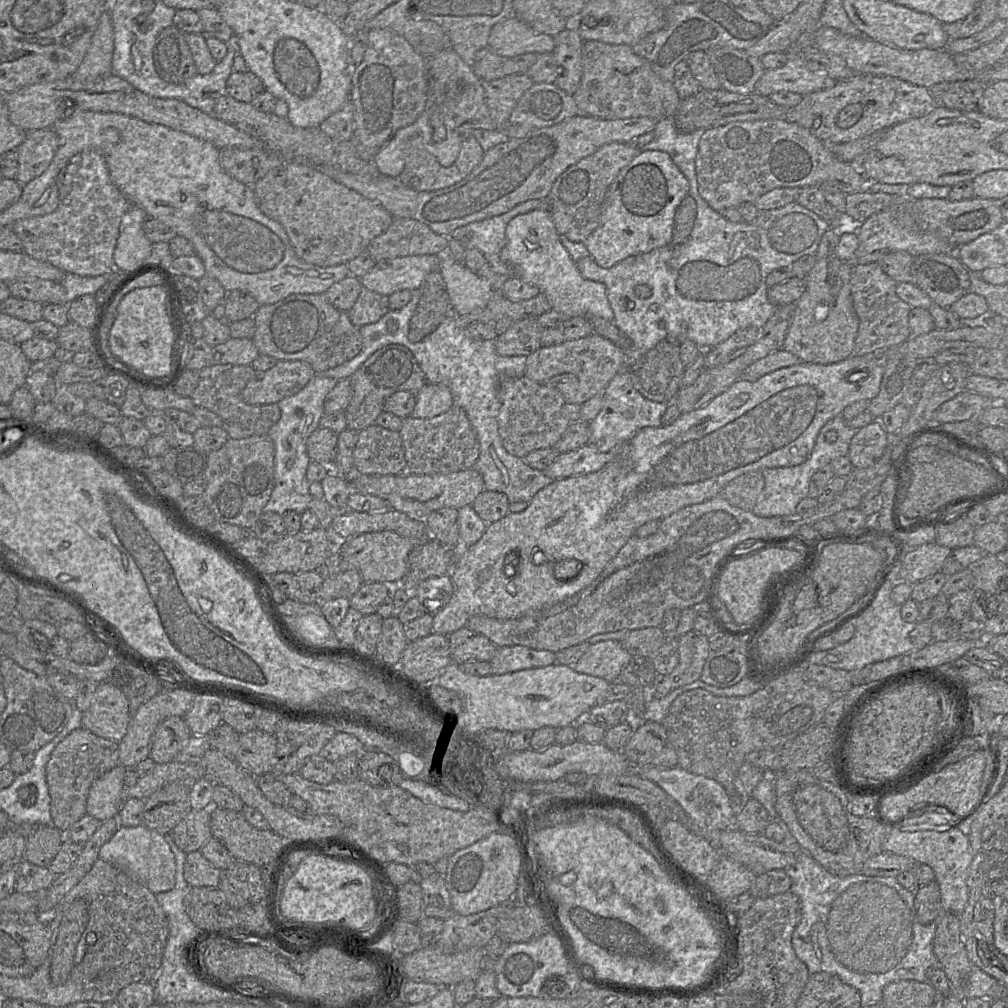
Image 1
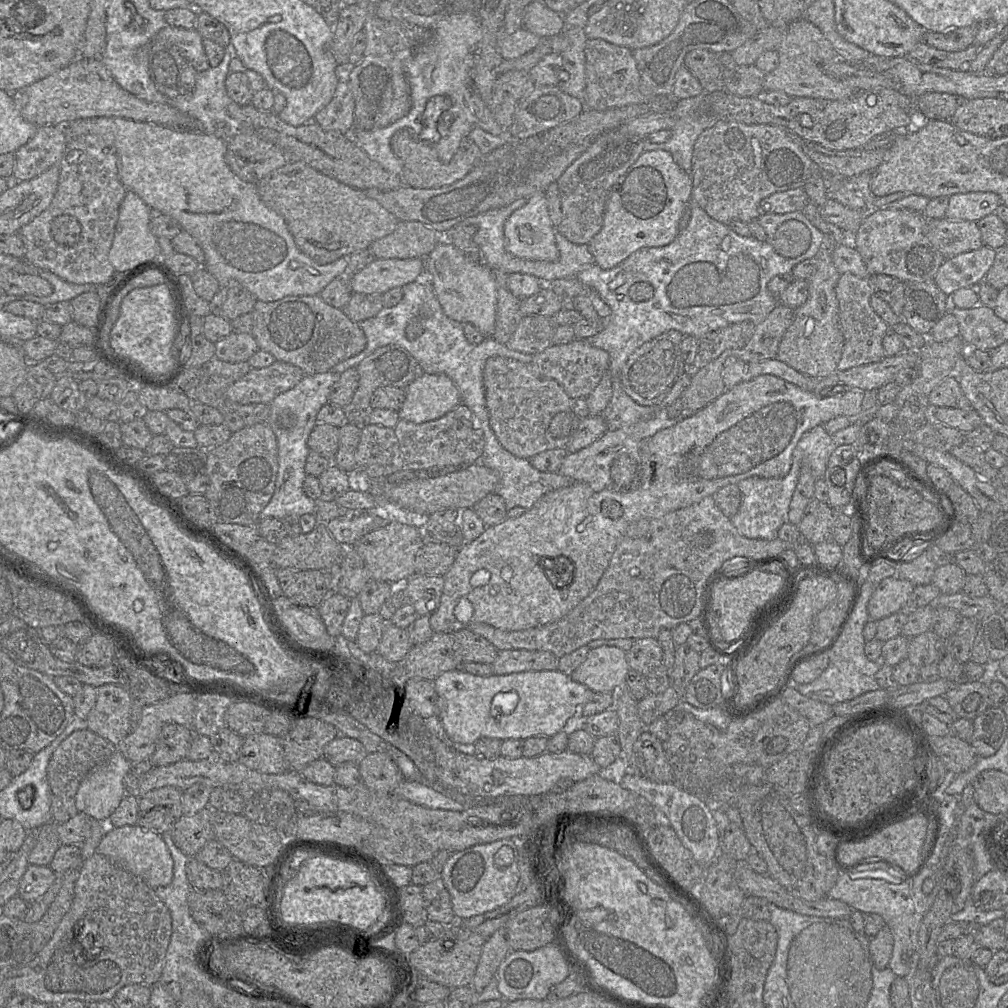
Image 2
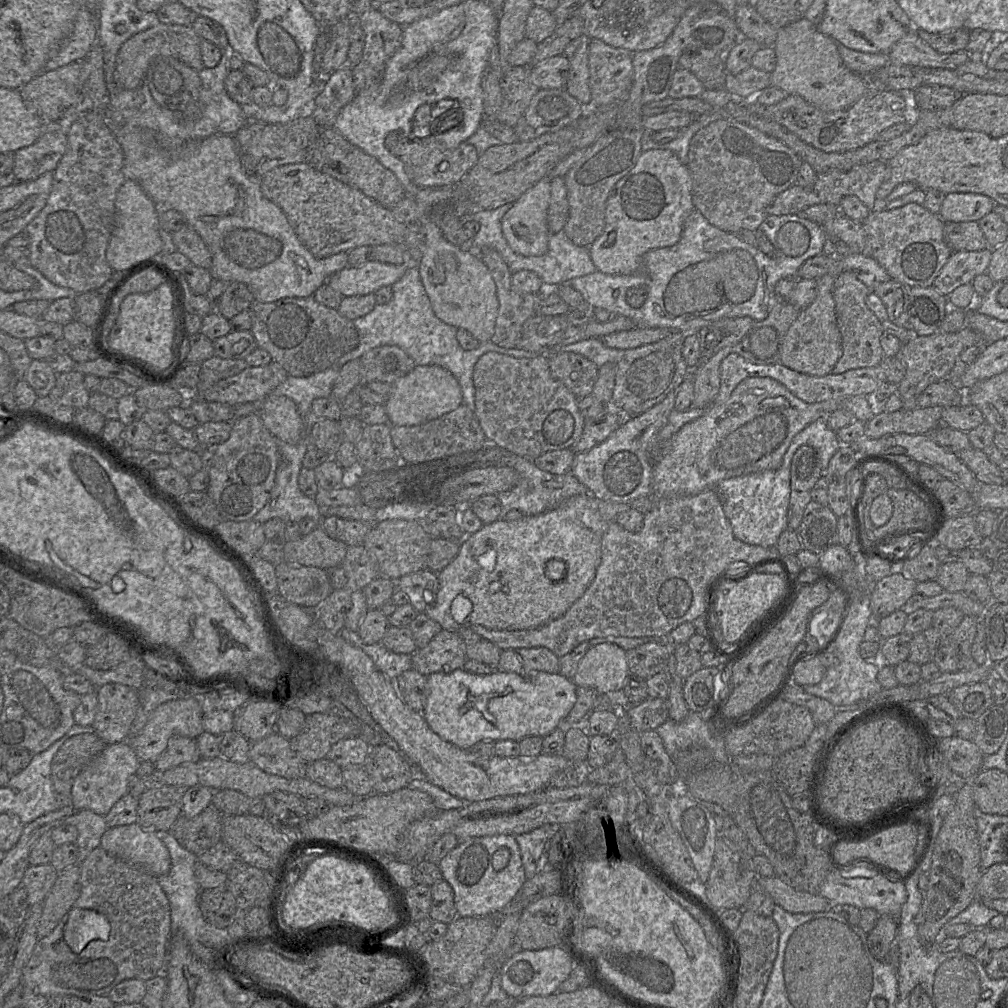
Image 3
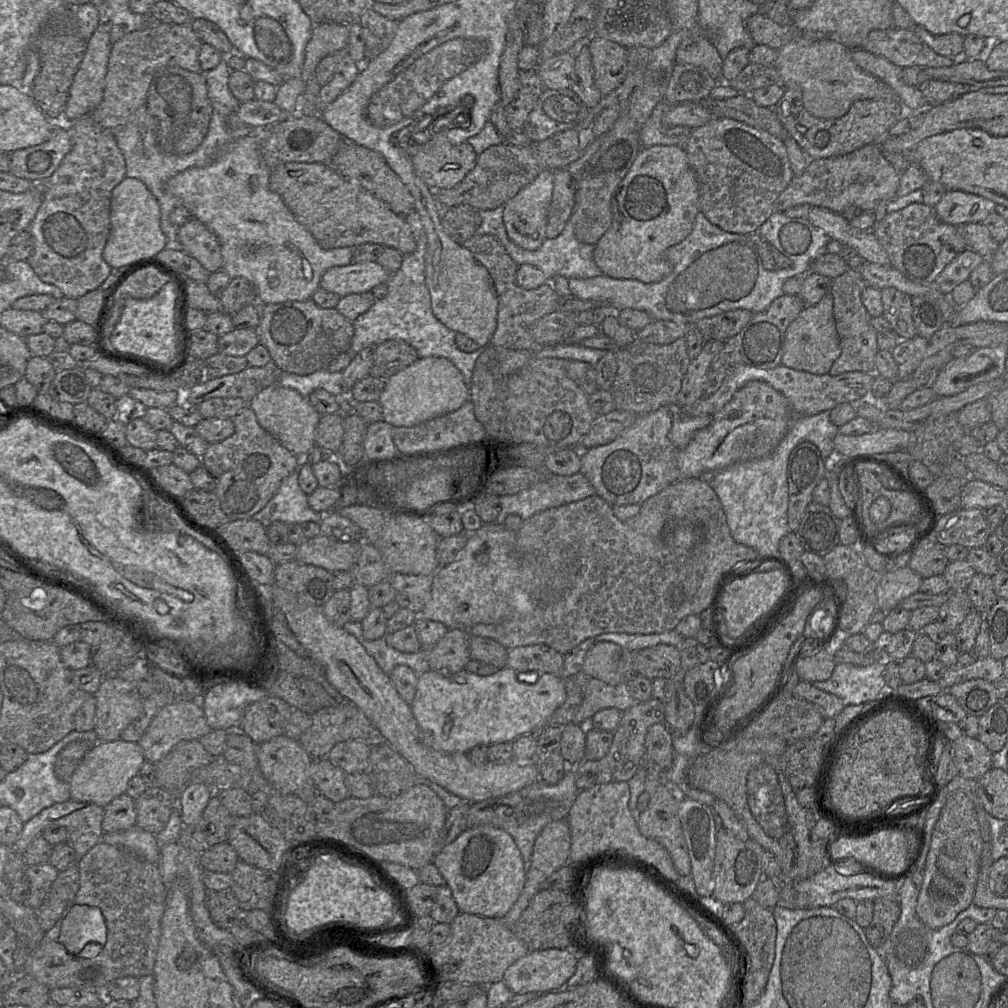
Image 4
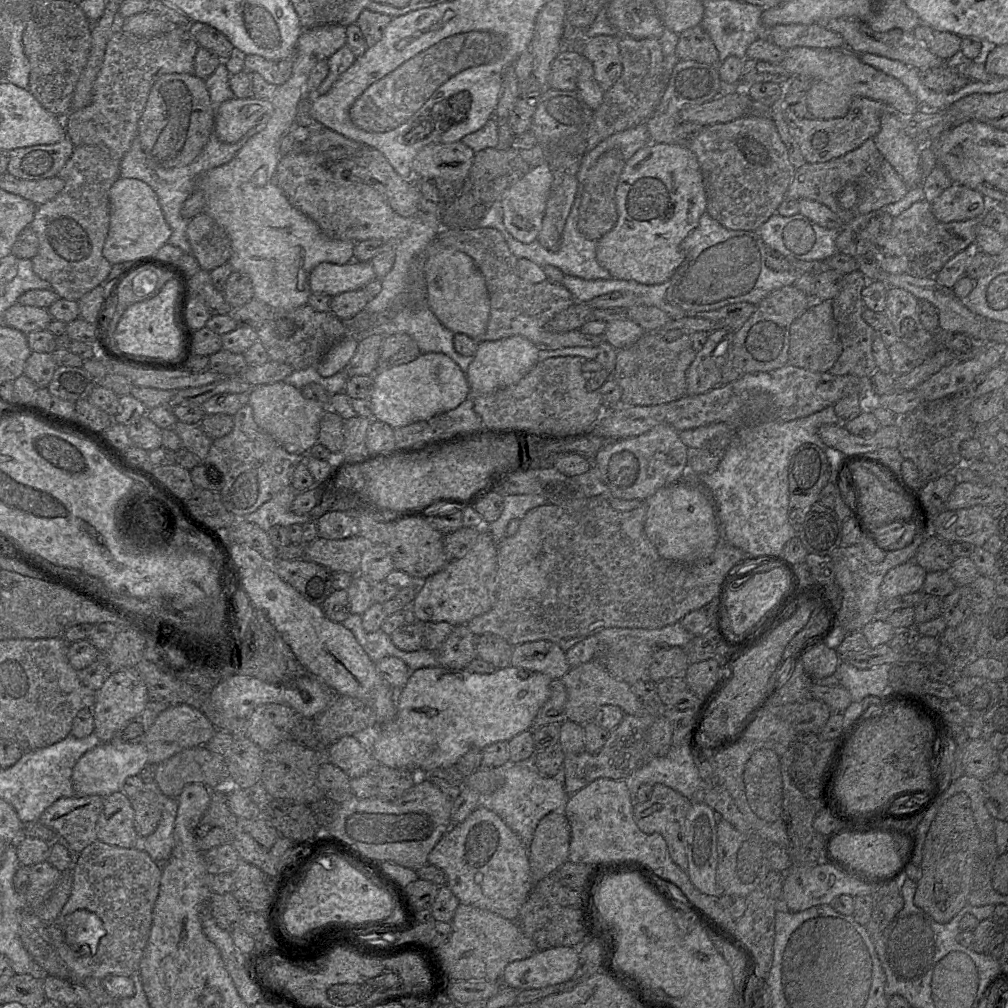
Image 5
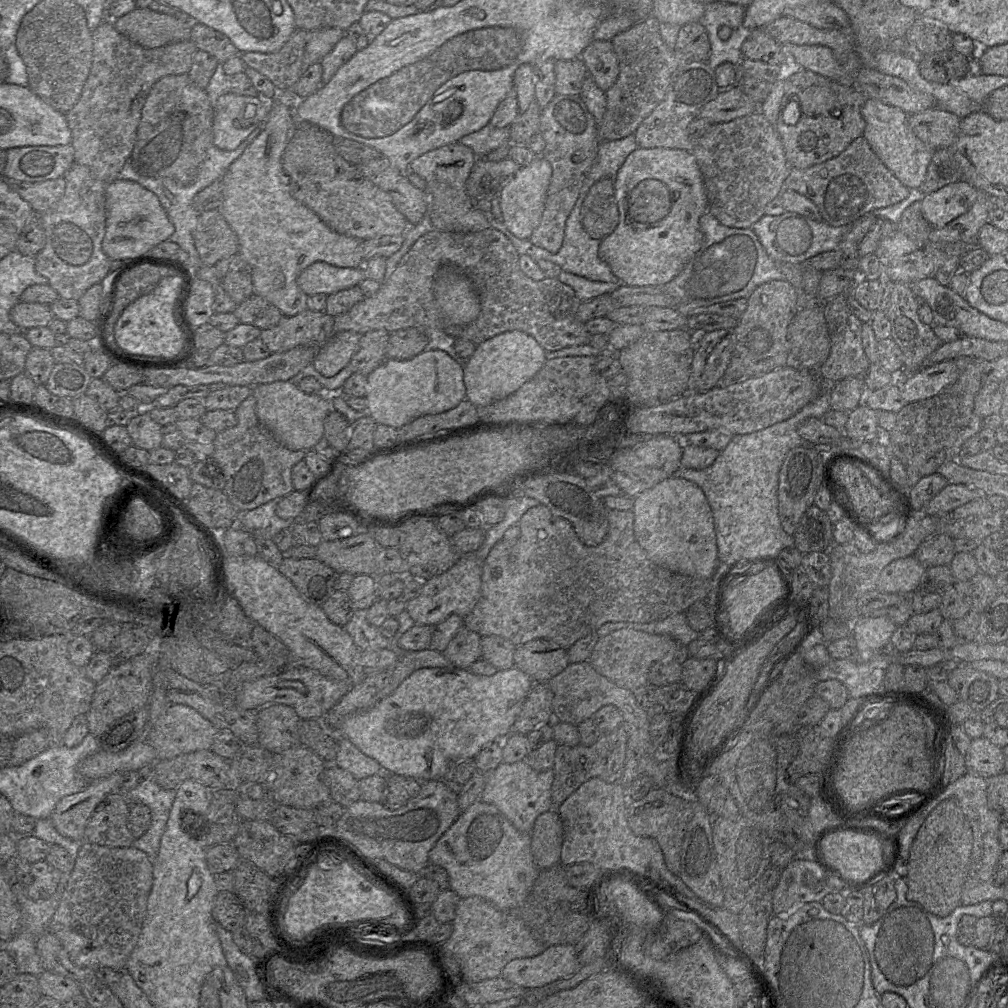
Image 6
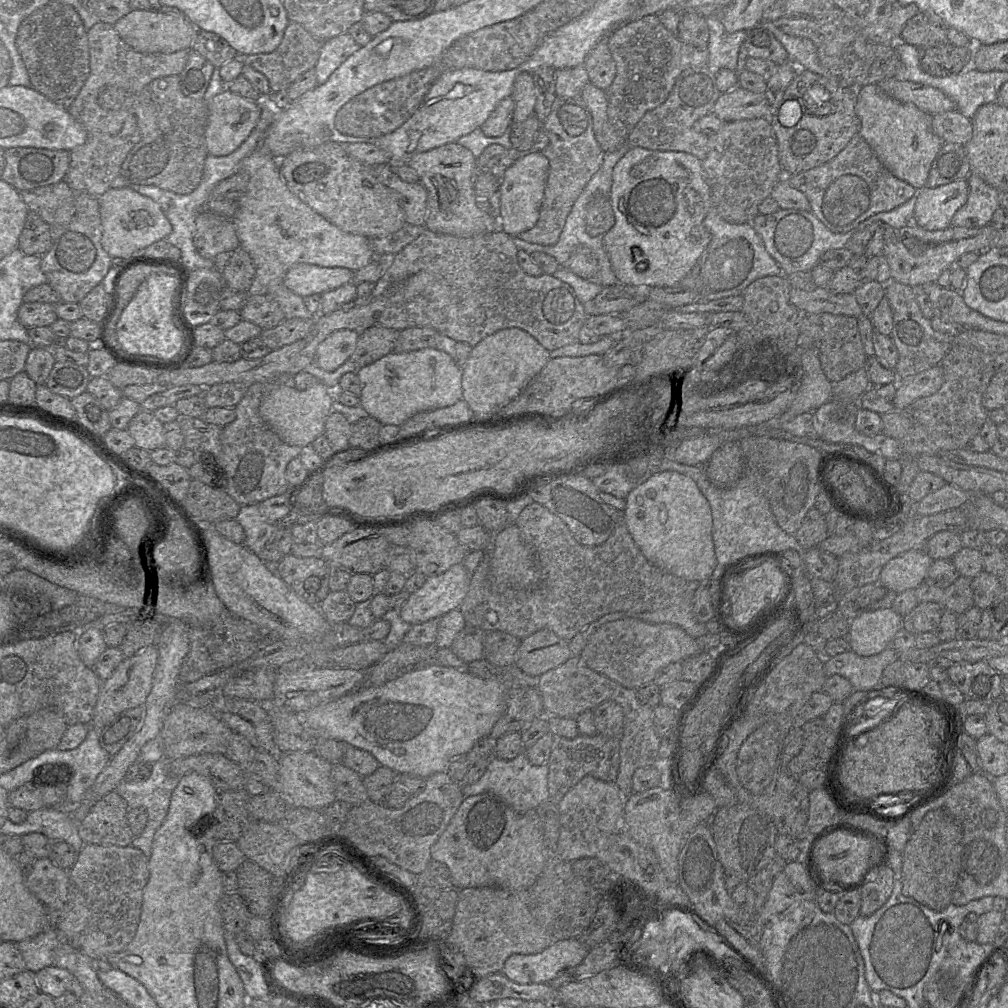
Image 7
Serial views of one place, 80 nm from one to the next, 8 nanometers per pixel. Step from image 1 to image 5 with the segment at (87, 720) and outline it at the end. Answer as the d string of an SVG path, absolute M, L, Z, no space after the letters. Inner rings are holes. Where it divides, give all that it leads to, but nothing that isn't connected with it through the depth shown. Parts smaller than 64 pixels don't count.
M135 668L121 669L109 673L103 685L96 691L96 700L92 707L94 734L101 743L111 742L117 730L127 721L139 715L150 701L146 685Z

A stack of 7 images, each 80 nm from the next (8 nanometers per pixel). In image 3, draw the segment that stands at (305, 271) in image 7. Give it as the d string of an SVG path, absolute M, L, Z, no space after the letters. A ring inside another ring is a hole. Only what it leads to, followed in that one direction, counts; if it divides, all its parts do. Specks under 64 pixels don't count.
M371 260L361 266L347 266L329 277L328 283L334 290L345 296L366 295L375 293L383 286L391 286L397 282L405 273L408 264L389 264Z

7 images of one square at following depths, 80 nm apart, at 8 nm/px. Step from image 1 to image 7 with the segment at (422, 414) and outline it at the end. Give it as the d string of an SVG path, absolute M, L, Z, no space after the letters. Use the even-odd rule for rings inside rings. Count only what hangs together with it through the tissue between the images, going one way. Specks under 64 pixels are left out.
M437 348L392 351L360 367L356 374L361 384L360 405L382 425L400 426L419 412L448 407L462 399L463 369Z

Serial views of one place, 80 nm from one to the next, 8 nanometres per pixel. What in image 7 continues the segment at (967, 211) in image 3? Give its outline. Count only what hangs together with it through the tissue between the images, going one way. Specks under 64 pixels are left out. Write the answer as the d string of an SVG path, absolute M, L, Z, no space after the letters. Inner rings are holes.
M957 180L935 188L917 191L913 224L926 230L943 230L951 226L955 213L966 203L967 180Z

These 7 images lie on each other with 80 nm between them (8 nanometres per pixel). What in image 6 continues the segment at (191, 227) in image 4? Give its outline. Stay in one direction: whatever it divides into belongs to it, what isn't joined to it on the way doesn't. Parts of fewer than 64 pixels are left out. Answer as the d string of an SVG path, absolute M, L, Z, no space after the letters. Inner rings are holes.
M219 209L200 212L194 231L194 244L203 265L214 266L223 258L239 253L239 240Z

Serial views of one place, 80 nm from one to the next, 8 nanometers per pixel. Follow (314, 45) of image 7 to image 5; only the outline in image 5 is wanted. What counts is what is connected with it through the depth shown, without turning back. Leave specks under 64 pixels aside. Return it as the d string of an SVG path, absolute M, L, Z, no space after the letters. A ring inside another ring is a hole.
M246 55L244 69L249 73L258 73L268 83L281 86L292 75L294 55L279 61L270 61L259 55Z

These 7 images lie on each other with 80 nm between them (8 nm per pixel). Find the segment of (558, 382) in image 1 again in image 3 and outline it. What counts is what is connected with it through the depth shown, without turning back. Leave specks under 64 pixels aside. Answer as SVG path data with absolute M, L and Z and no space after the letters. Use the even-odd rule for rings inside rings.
M573 352L546 355L554 378L562 382L578 399L591 395L599 369L594 362Z

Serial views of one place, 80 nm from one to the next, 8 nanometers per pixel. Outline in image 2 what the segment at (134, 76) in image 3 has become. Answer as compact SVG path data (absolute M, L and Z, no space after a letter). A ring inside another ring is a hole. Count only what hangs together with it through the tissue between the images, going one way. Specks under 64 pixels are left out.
M169 25L158 32L153 39L153 44L170 44L177 47L180 54L198 72L203 72L210 68L203 40L201 34L195 29L178 28Z

